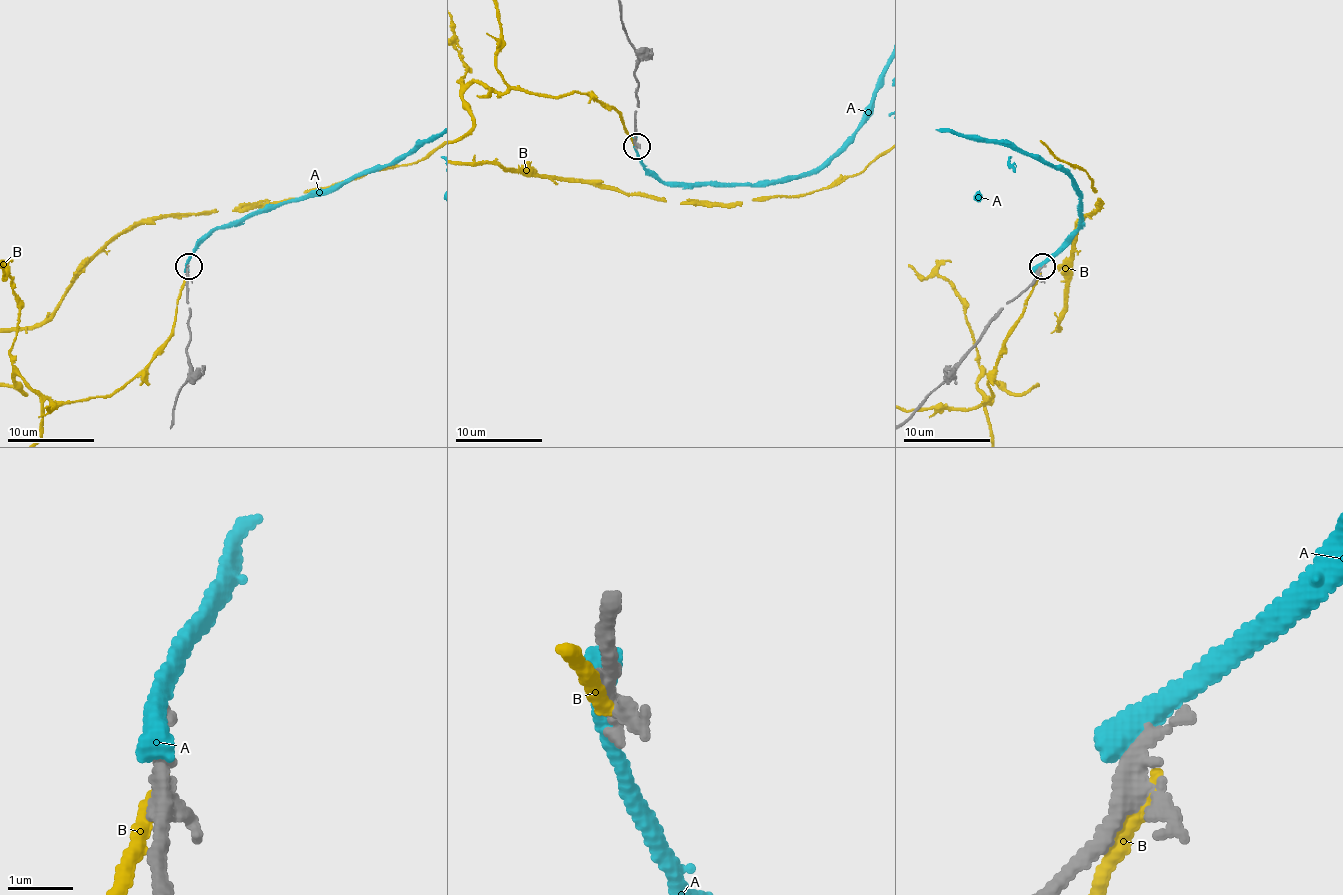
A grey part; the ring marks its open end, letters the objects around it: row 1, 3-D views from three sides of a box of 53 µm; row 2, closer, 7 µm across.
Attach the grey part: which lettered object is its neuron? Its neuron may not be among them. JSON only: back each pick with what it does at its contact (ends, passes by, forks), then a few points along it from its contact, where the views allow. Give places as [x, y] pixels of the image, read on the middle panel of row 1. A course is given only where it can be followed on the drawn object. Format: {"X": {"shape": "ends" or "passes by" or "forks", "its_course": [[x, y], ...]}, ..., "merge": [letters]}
{"merge": []}

